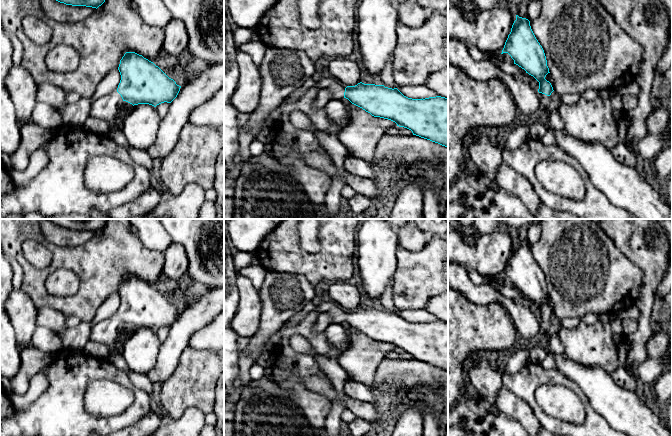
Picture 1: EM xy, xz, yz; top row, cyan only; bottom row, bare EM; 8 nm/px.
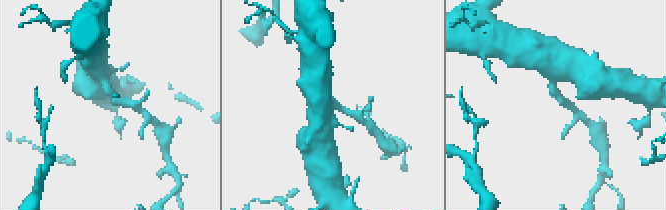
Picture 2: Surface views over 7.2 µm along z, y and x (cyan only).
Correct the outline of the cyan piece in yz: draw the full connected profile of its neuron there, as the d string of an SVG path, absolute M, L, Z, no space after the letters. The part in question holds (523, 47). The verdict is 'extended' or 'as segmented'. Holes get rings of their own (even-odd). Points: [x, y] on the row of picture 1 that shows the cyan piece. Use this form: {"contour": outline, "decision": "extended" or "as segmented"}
{"contour": "M516 15L516 20L501 54L503 53L508 53L514 60L514 64L524 69L539 82L539 97L542 107L545 107L554 90L551 83L545 79L546 75L550 73L546 56L528 19Z", "decision": "extended"}

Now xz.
{"contour": "M362 82L347 87L341 83L334 83L327 89L332 94L332 99L341 100L344 97L374 117L391 120L397 126L411 130L413 135L448 147L448 98L436 96L412 99L404 96L397 88Z", "decision": "extended"}

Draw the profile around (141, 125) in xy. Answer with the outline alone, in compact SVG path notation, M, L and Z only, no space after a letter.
M134 105L121 126L129 146L146 150L152 145L156 141L161 119L154 106Z

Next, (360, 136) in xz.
M344 97L341 101L351 109L351 121L341 130L339 140L348 149L350 155L370 161L382 135L397 124L388 119L372 116Z

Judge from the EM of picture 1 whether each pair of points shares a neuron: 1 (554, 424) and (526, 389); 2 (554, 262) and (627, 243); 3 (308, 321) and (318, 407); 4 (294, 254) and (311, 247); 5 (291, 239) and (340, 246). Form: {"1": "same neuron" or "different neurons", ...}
{"1": "same neuron", "2": "different neurons", "3": "same neuron", "4": "different neurons", "5": "same neuron"}

